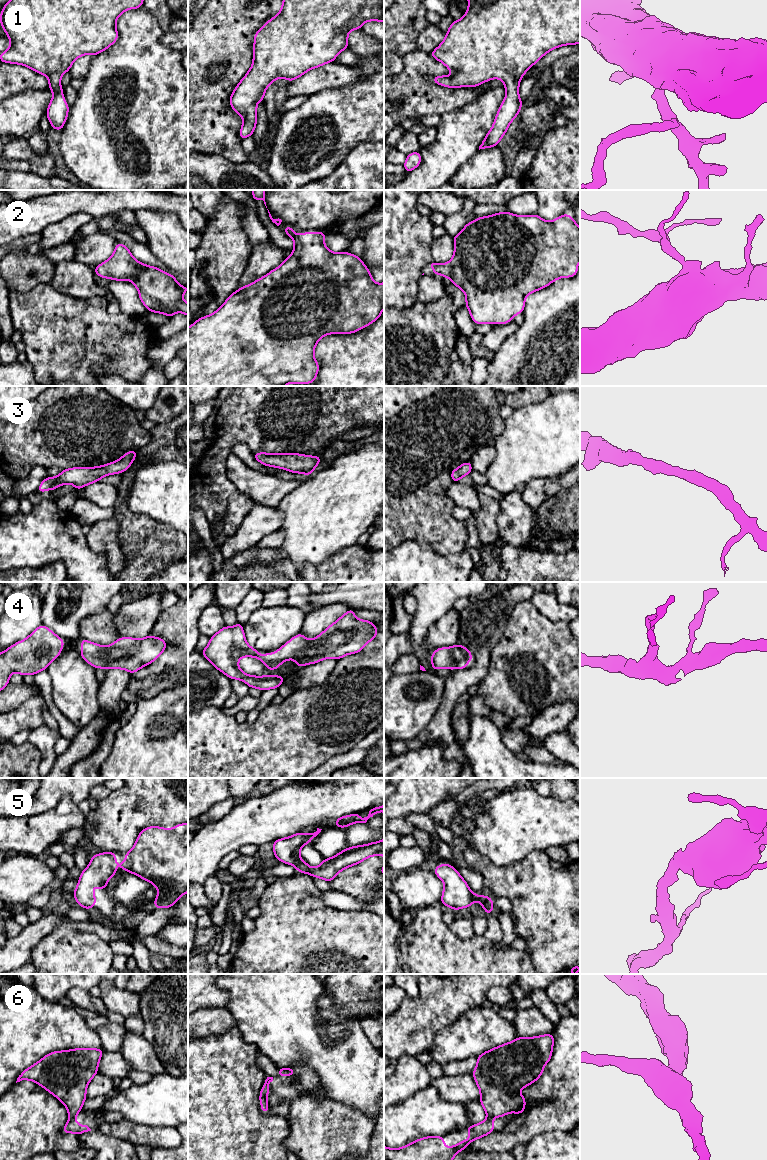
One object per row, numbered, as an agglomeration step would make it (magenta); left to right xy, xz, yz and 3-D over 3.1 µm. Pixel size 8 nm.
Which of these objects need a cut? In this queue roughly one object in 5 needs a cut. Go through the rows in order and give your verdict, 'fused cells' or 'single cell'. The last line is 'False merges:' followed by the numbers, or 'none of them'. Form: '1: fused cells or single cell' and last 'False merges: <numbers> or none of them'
1: single cell
2: single cell
3: single cell
4: single cell
5: single cell
6: fused cells
False merges: 6

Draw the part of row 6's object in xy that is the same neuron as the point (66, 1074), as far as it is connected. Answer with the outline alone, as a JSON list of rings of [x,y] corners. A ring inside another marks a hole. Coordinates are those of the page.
[[[96,1048],[54,1051],[25,1069],[16,1083],[31,1080],[39,1084],[65,1105],[71,1119],[82,1111],[87,1086],[98,1073],[103,1053]]]

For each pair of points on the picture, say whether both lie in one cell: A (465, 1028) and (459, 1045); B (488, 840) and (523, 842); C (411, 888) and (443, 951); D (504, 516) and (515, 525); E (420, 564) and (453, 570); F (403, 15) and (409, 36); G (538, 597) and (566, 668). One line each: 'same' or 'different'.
A: same
B: same
C: different
D: same
E: same
F: same
G: different

